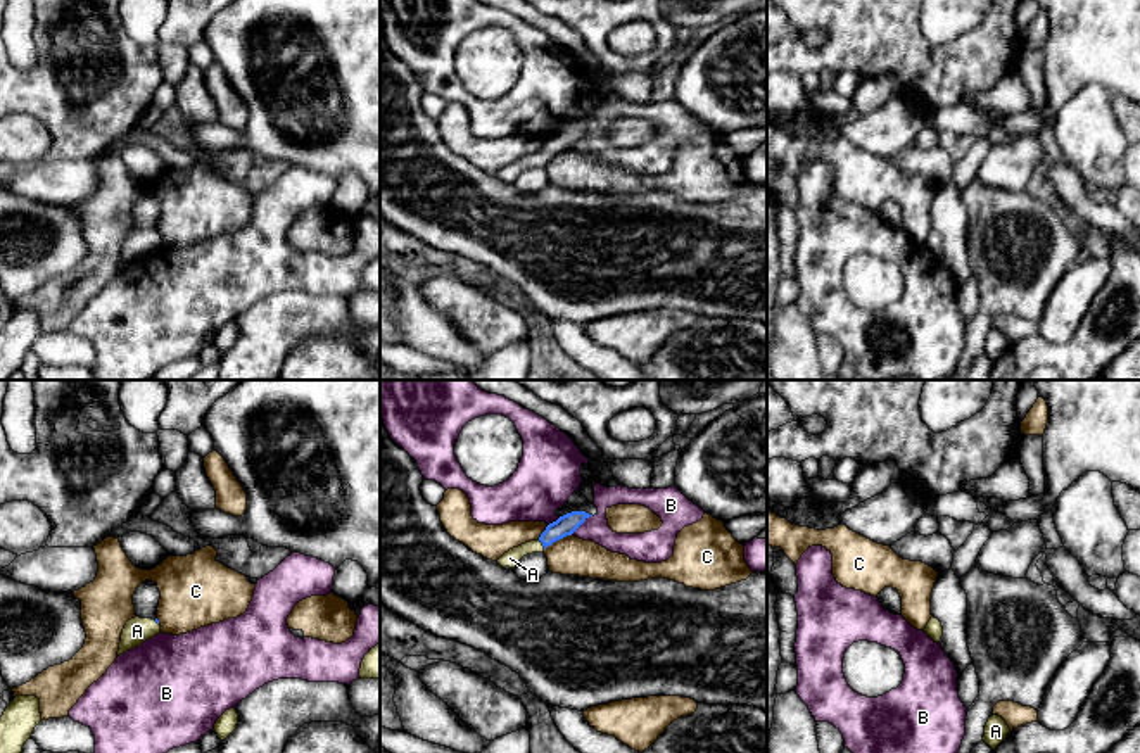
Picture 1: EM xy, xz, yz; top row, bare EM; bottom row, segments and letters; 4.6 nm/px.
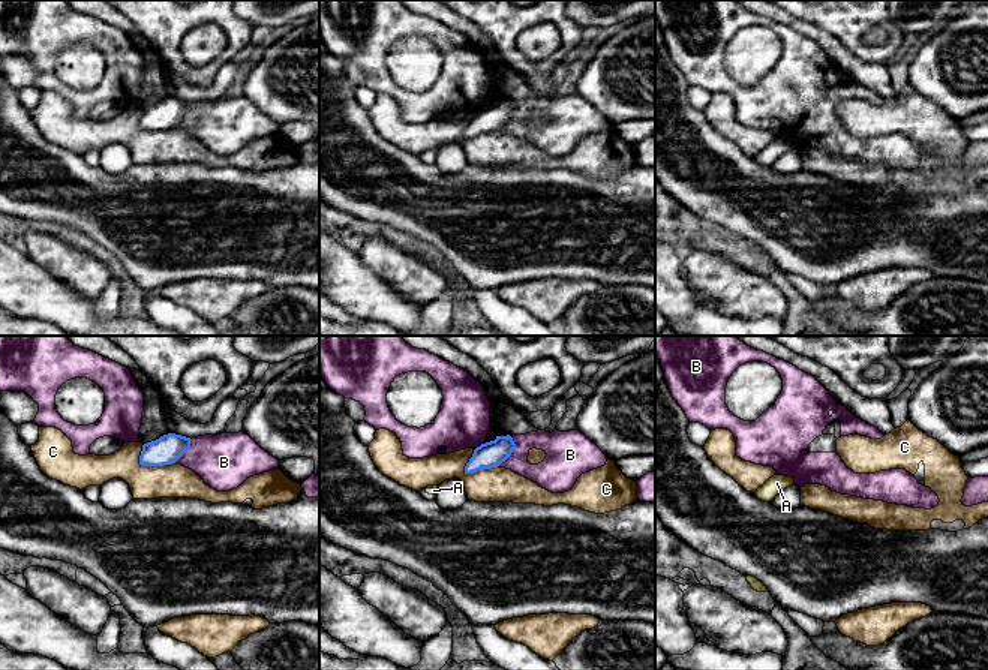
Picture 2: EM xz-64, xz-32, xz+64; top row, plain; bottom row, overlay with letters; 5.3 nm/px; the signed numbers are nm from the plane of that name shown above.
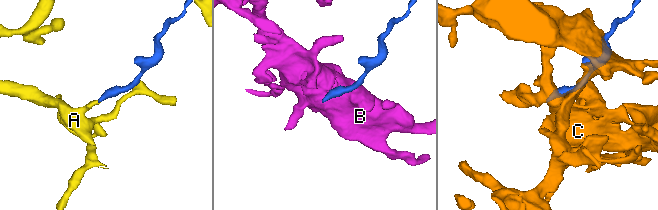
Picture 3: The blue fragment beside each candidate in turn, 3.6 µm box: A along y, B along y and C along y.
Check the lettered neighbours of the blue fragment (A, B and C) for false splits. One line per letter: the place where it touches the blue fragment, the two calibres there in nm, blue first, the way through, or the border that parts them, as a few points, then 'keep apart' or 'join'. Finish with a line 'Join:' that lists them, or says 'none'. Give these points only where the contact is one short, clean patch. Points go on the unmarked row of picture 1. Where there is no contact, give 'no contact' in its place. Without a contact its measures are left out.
A: contact xz (543, 158); calibres 100 and 70 nm; way xz (565, 139), (543, 158), (525, 161), (510, 171); join
B: contact xz (581, 137); calibres 100 and 120 nm; keep apart
C: contact xz (558, 152); calibres 100 and 180 nm; keep apart
Join: A

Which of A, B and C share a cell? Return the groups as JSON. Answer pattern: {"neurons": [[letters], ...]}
{"neurons": [["A"], ["B"], ["C"]]}

